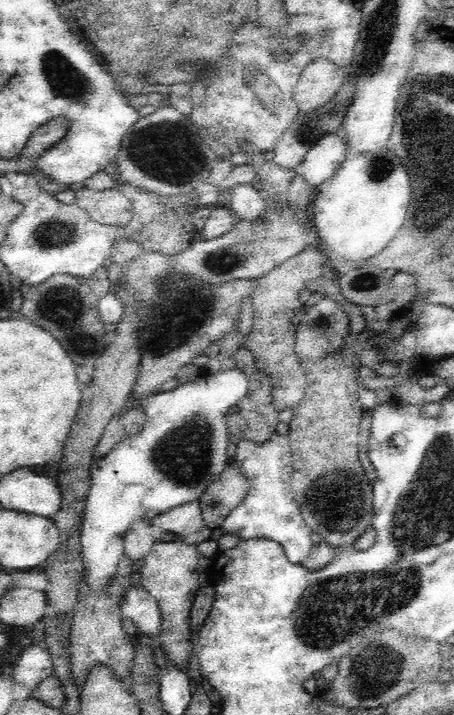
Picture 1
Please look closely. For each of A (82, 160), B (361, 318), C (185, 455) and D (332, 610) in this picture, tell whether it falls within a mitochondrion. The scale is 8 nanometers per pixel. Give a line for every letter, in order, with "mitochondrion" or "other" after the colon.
A: other
B: other
C: mitochondrion
D: mitochondrion

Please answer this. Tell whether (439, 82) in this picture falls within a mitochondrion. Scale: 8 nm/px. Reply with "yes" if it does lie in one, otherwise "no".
yes

